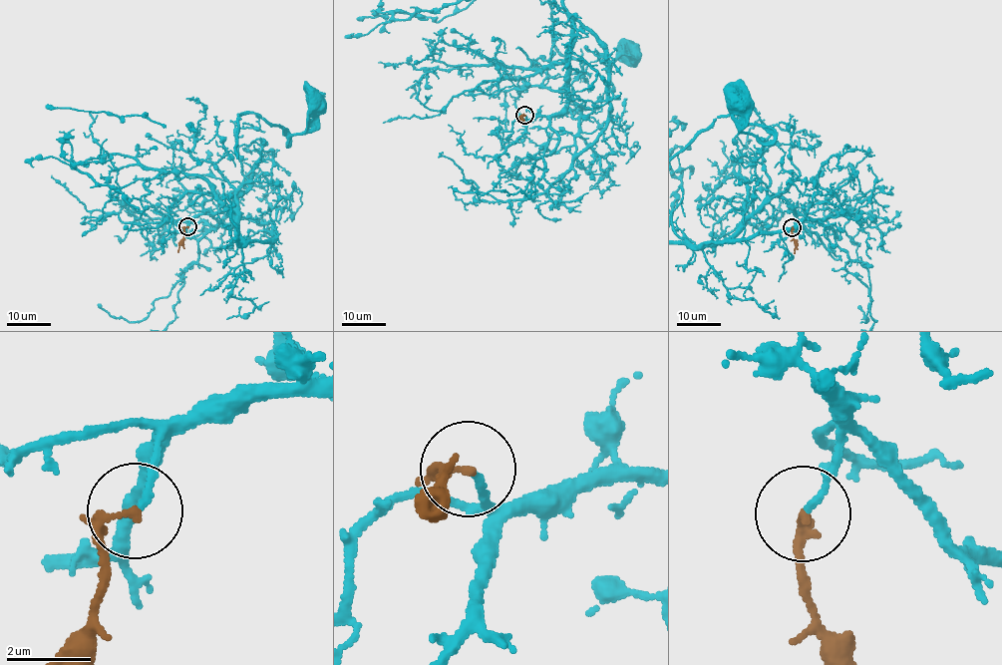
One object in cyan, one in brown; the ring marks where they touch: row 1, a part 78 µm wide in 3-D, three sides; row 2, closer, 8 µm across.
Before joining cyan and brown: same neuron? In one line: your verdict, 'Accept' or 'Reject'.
Accept

